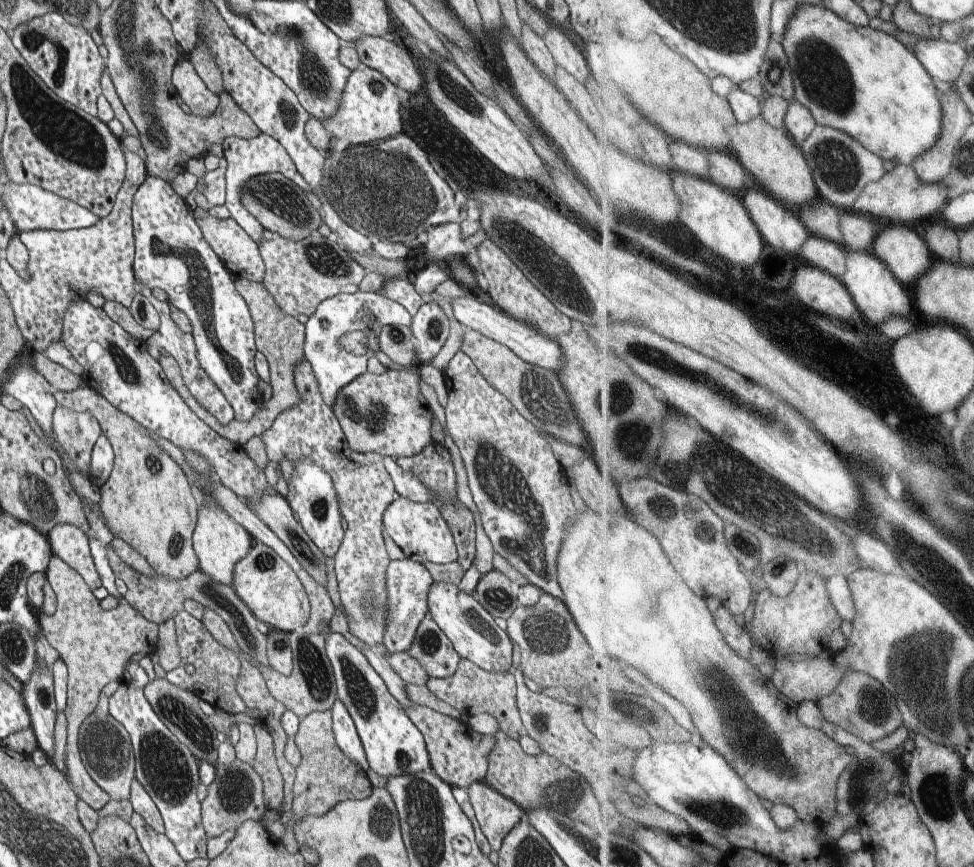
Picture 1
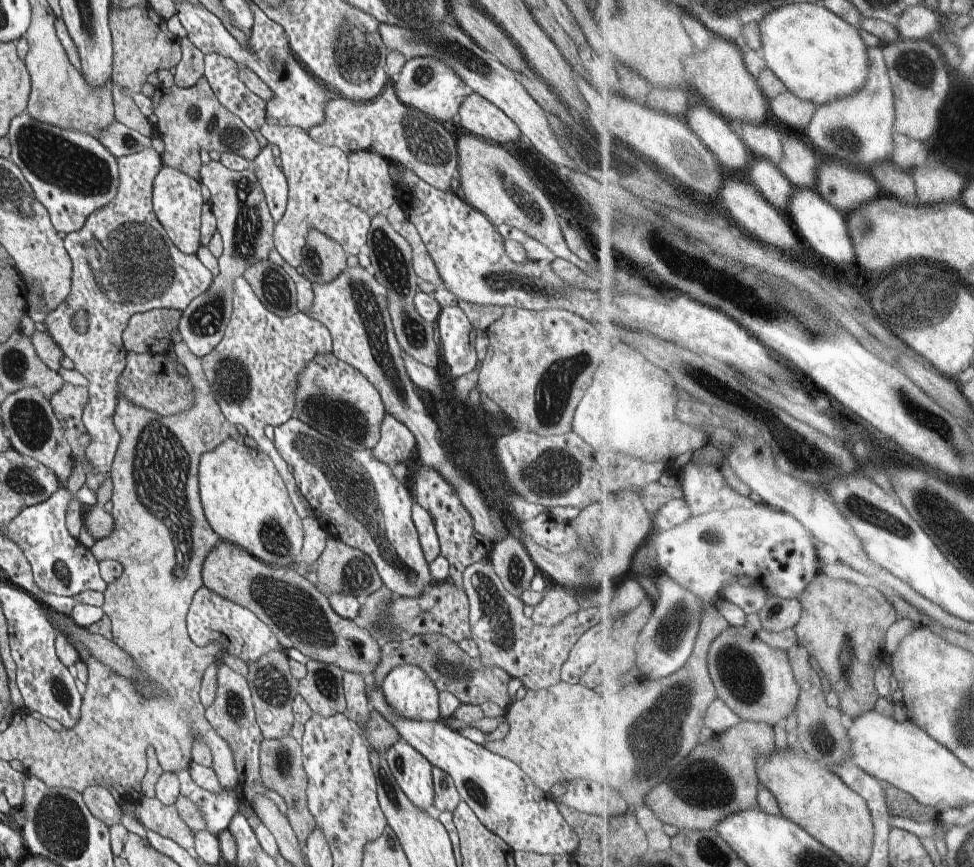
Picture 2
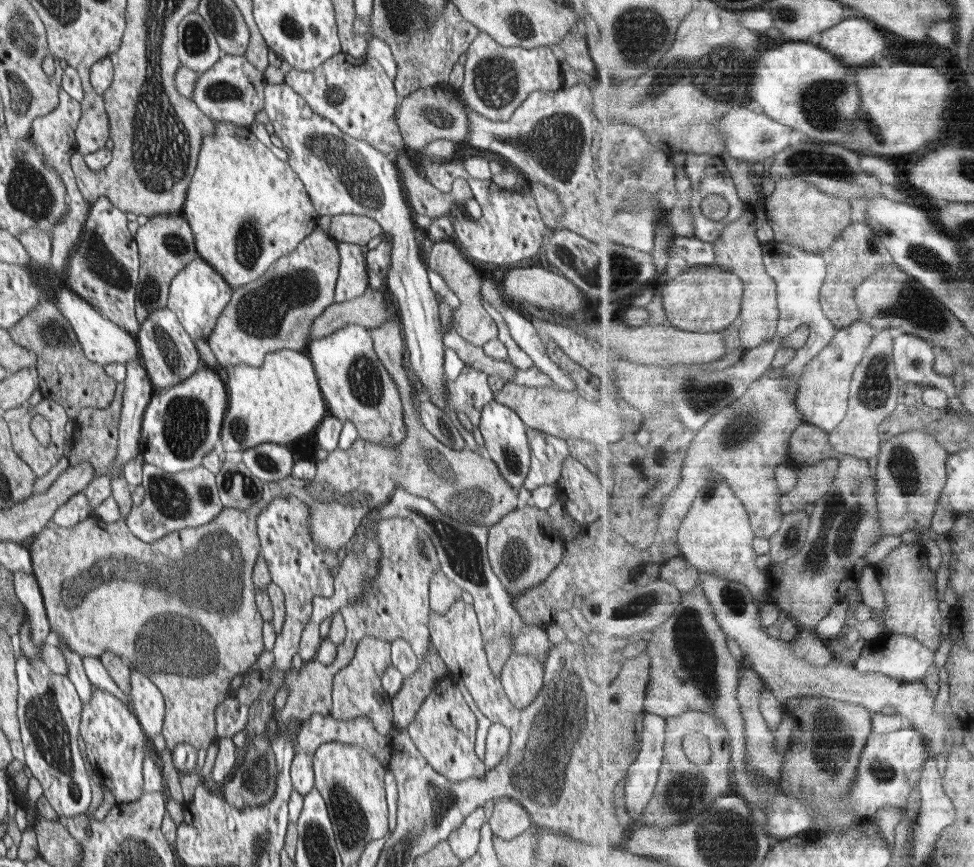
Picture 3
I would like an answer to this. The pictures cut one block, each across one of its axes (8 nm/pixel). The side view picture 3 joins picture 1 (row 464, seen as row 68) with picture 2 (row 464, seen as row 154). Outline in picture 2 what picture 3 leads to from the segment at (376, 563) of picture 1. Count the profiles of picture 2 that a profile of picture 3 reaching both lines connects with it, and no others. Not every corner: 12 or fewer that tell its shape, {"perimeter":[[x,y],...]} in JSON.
{"perimeter":[[388,414],[372,452],[390,467],[417,445],[408,427]]}

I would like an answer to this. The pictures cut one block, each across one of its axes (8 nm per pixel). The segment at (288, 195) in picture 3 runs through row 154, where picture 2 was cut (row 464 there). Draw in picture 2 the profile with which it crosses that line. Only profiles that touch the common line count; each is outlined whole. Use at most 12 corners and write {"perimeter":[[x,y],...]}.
{"perimeter":[[227,438],[199,460],[220,540],[296,567],[303,518],[269,454]]}

